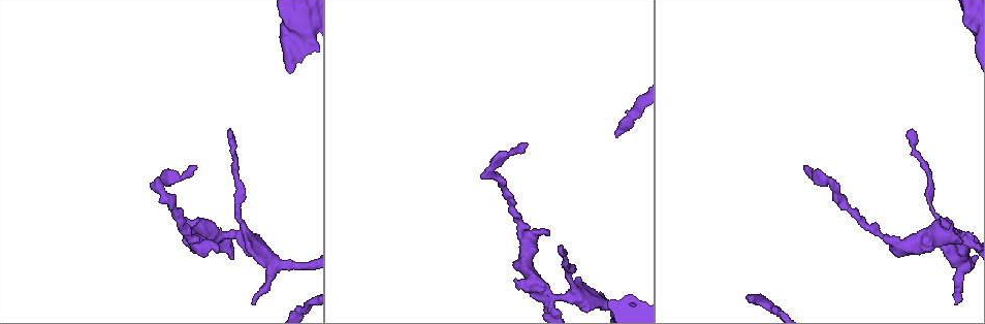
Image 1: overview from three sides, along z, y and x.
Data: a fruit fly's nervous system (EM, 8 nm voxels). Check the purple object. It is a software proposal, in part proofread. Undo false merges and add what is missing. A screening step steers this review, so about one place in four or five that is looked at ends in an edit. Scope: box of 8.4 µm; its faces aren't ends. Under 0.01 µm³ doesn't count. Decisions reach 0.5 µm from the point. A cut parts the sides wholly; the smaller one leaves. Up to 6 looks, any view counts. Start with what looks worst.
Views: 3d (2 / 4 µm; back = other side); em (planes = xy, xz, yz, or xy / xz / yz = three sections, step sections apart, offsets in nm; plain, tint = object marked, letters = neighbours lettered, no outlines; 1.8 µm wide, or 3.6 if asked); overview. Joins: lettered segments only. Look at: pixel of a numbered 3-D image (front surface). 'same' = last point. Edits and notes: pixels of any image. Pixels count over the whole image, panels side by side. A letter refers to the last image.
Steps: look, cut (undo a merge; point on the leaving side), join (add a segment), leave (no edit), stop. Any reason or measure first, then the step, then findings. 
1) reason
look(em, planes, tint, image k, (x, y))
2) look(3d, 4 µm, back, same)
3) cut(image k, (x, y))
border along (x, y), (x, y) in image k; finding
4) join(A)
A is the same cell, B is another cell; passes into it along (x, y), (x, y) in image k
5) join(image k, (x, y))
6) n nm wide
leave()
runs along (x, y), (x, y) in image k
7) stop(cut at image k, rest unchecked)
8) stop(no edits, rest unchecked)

thick turns thin
look(em, 3.6 µm, planes, tint, image 1, (241, 236))

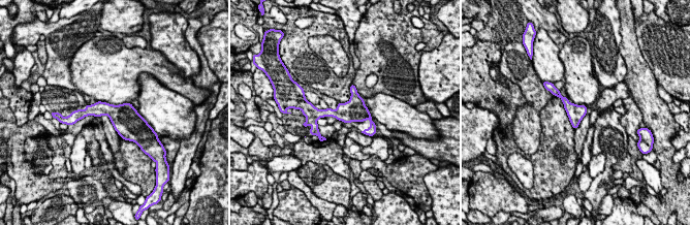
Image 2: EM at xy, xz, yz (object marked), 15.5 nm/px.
what lies round it
look(em, 3.6 µm, planes, letters, same)

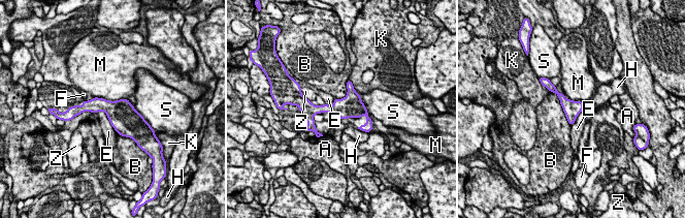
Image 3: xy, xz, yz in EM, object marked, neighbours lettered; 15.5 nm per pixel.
leave()
A, B, E, F, H, K, M, S and Z are other cells; border along (98, 111), (105, 114), (116, 130) in image 3; all the same neuron

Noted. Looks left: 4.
branch stops here
look(3d, 4 µm, image 1, (956, 304))

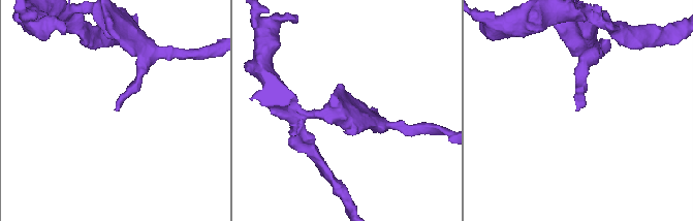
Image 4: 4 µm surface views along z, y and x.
need the tissue
look(em, planes, letters, image 4, (116, 111))

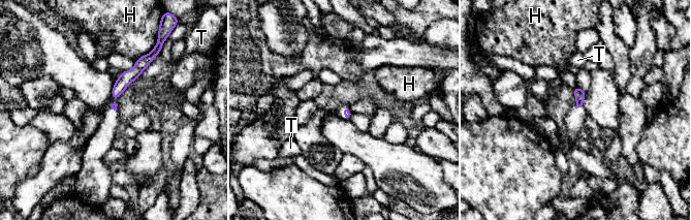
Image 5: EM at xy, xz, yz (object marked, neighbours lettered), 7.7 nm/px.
leave()
H and T are other cells; border along (158, 54), (138, 77) in image 5; none of them fits

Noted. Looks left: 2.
look(em, 3.6 µm, yz, step 16, plain, image 1, (561, 246))

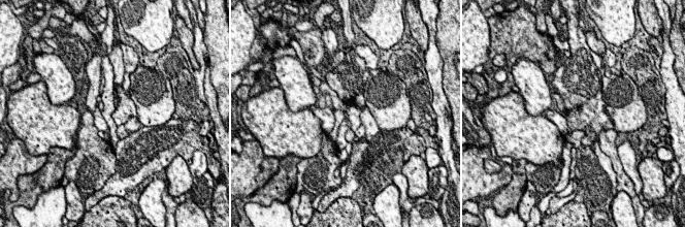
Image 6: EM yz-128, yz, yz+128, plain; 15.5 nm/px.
see the neighbours
look(em, 3.6 µm, yz, step 16, letters, same)

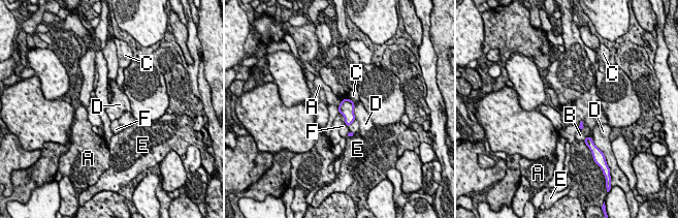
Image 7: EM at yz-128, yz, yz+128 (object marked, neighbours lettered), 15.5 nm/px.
240 nm wide
leave()
A, B, C, D, E and F are other cells; border along (342, 100), (338, 106) in image 7; no lettered segment goes on from it

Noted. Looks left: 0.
stop(no edits, rest unchecked)

